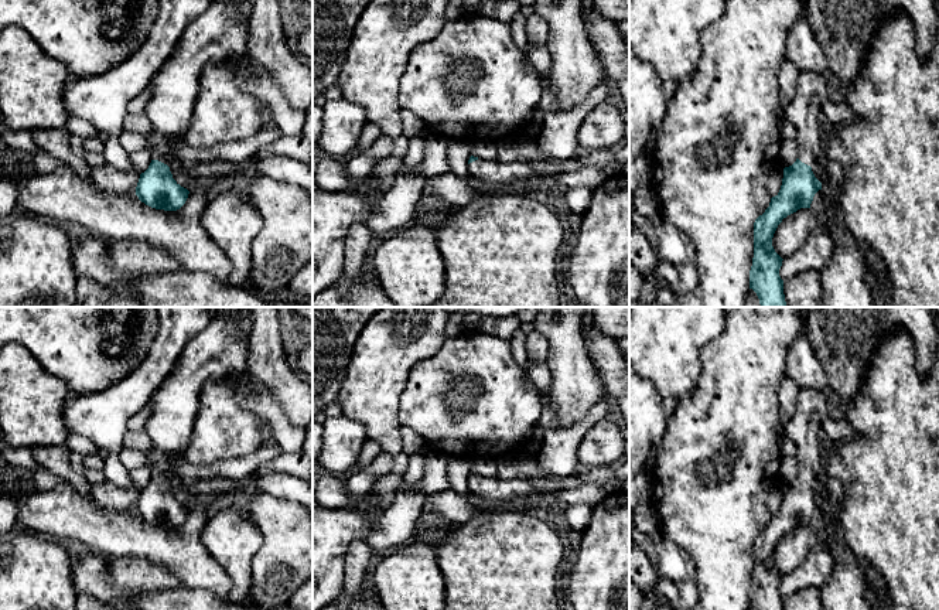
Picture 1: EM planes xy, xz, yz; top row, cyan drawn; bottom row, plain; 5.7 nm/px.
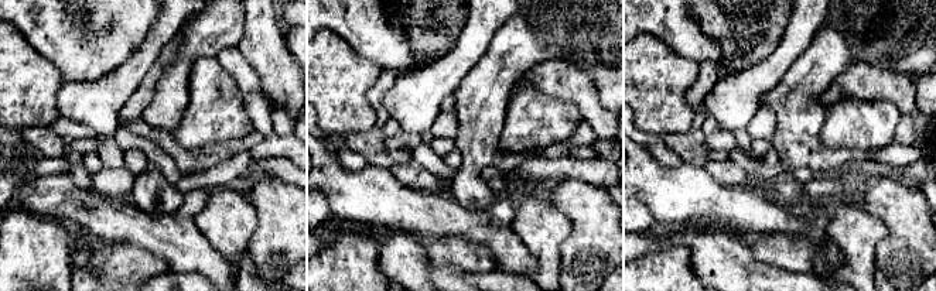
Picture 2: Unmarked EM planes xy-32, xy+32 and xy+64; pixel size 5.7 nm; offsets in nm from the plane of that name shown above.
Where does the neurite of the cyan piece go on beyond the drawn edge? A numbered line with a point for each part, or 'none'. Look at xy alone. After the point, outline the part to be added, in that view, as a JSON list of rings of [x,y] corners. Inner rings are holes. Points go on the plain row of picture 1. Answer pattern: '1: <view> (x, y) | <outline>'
1: xy (219, 350) | [[[219,313],[211,318],[208,327],[185,345],[175,369],[154,392],[147,423],[153,477],[167,483],[180,477],[170,459],[182,457],[189,444],[204,385],[246,372],[250,343],[239,330],[243,317]]]

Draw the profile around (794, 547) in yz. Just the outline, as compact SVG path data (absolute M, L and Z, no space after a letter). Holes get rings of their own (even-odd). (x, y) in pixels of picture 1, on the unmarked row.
M800 525L783 535L772 555L775 569L782 576L789 575L809 555L820 536L810 525Z

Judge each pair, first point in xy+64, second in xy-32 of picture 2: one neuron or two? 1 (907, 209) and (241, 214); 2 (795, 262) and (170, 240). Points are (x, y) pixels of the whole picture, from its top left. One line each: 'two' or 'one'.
1: two
2: two

